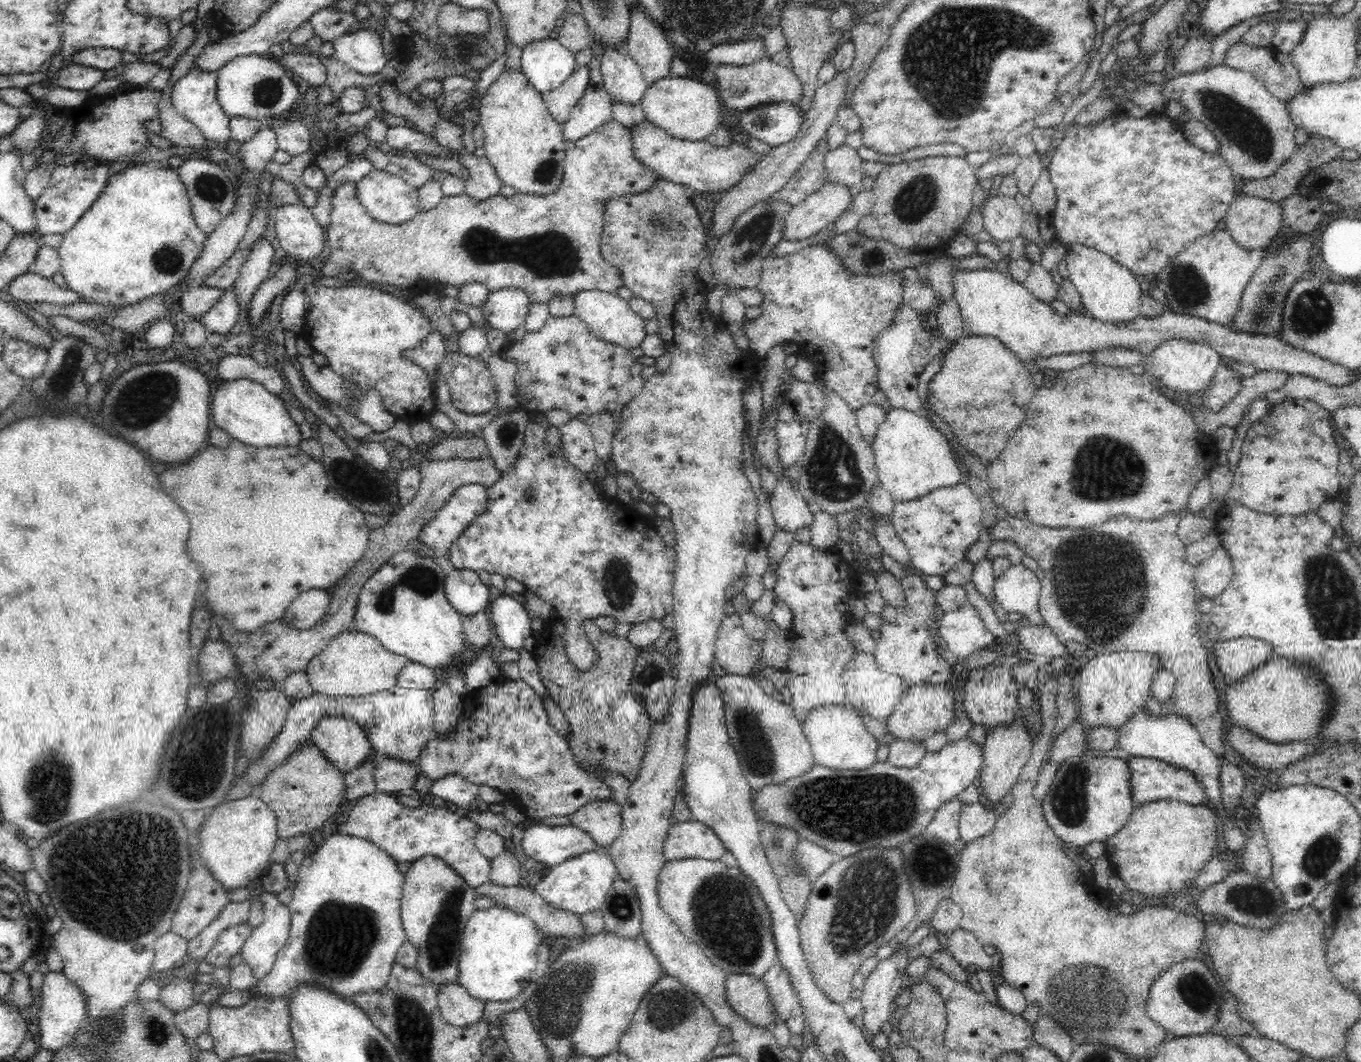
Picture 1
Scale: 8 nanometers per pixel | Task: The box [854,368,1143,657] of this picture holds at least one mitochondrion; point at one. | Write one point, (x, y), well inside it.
(1110, 614)

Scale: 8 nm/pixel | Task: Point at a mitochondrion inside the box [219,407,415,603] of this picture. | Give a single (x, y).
(351, 478)

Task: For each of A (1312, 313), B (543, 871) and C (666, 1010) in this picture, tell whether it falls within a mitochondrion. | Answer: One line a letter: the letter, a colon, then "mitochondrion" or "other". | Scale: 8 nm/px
A: mitochondrion
B: other
C: mitochondrion

